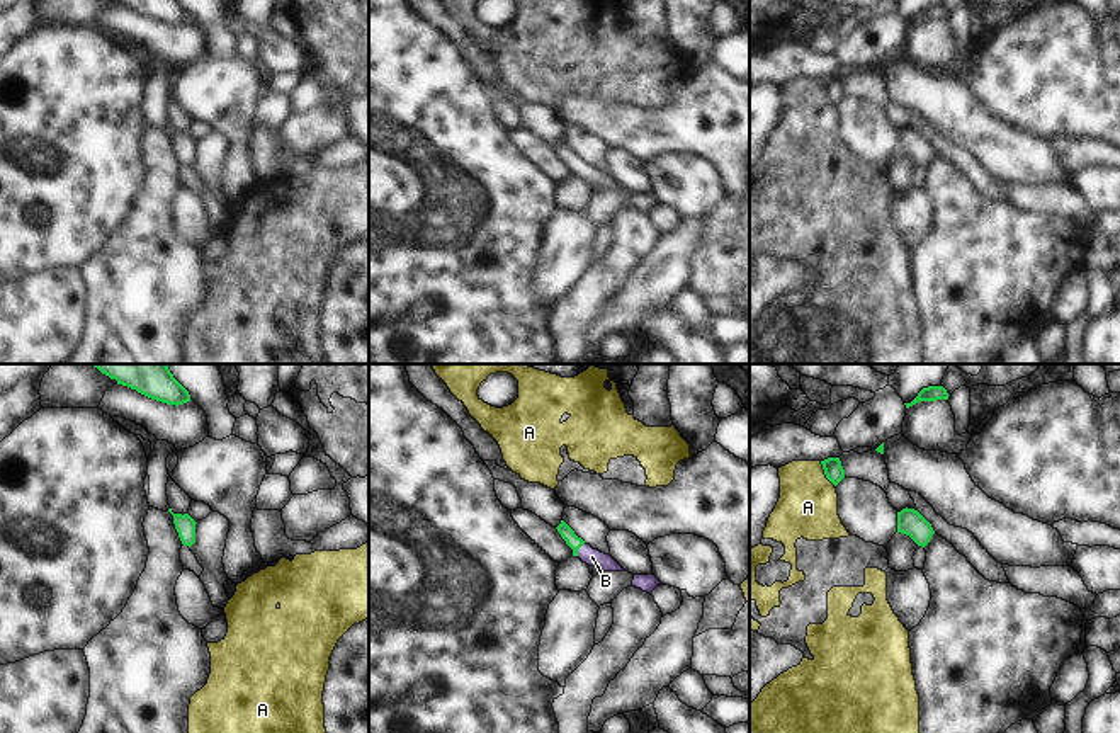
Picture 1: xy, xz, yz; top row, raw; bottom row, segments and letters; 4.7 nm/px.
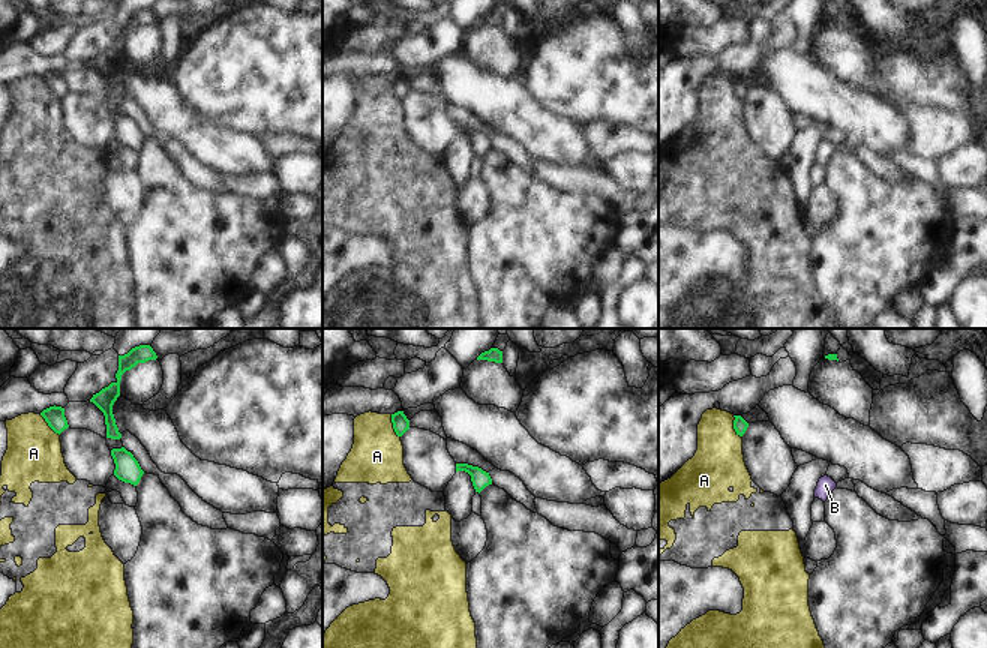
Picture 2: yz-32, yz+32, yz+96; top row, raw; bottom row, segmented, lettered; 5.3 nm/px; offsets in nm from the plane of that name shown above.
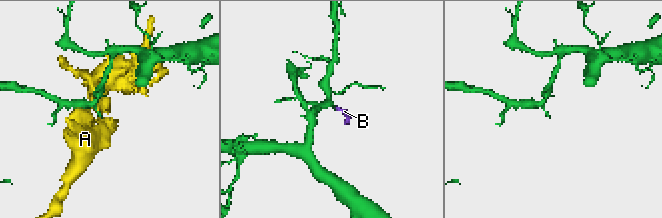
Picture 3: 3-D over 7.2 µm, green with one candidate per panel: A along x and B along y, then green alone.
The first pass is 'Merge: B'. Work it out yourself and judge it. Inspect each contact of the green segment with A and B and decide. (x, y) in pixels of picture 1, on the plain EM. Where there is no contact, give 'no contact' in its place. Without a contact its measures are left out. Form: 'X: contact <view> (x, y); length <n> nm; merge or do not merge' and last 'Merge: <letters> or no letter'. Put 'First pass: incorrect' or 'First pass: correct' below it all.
A: contact yz (825, 92); length 140 nm; do not merge
B: contact xz (578, 167); length 70 nm; merge
Merge: B
First pass: correct

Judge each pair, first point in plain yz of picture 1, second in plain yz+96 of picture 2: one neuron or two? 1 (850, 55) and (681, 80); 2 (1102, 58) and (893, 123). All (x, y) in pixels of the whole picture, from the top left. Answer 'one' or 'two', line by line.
1: one
2: two

